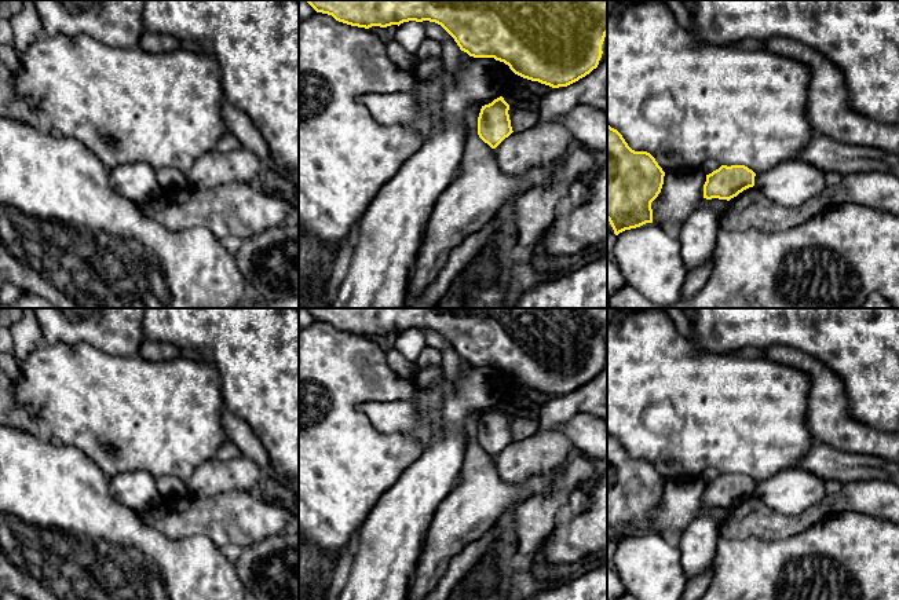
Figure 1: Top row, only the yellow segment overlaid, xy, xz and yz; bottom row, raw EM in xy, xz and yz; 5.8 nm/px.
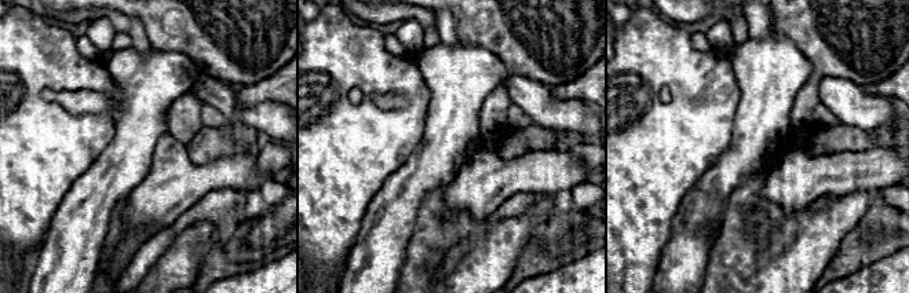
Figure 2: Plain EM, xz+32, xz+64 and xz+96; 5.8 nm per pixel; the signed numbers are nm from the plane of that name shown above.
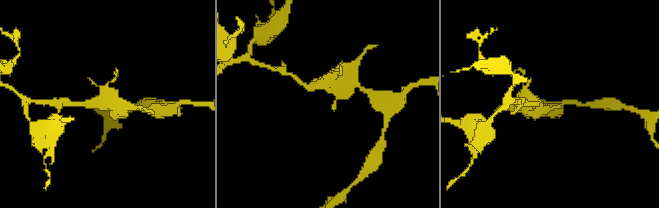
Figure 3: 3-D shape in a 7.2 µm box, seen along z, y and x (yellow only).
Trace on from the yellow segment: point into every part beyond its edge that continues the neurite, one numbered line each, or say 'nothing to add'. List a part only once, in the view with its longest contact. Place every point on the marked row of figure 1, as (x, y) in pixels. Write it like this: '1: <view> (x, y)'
nothing to add

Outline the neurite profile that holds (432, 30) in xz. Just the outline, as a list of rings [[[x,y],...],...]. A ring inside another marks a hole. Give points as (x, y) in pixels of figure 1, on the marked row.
[[[423,21],[421,23],[425,29],[425,37],[436,40],[441,44],[445,41],[446,32],[441,25],[435,23],[435,22],[430,22],[430,21]]]

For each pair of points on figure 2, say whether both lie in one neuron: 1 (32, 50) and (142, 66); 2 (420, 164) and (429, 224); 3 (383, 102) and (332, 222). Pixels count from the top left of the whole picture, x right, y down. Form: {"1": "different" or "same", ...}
{"1": "different", "2": "different", "3": "different"}

